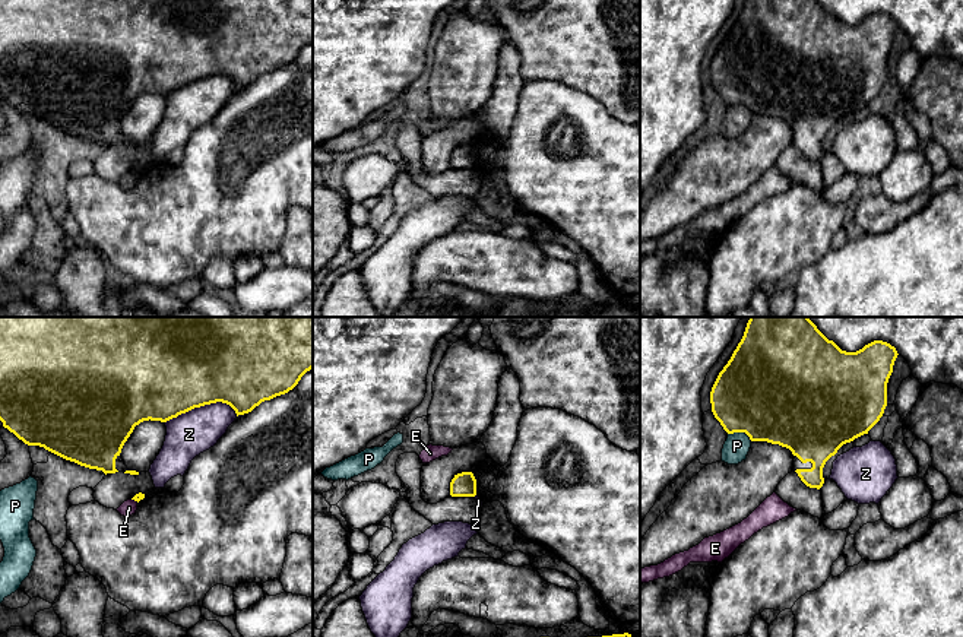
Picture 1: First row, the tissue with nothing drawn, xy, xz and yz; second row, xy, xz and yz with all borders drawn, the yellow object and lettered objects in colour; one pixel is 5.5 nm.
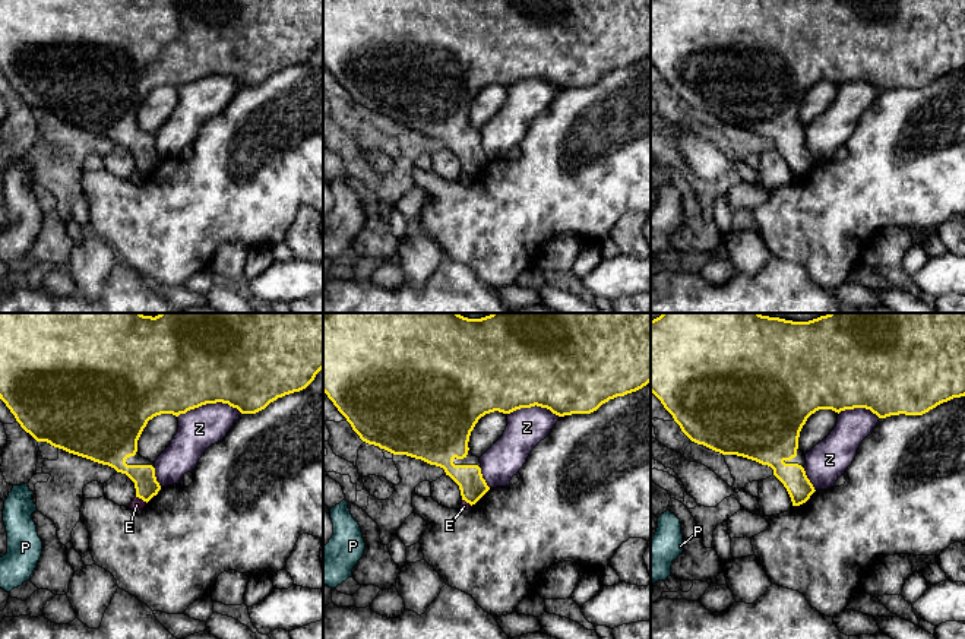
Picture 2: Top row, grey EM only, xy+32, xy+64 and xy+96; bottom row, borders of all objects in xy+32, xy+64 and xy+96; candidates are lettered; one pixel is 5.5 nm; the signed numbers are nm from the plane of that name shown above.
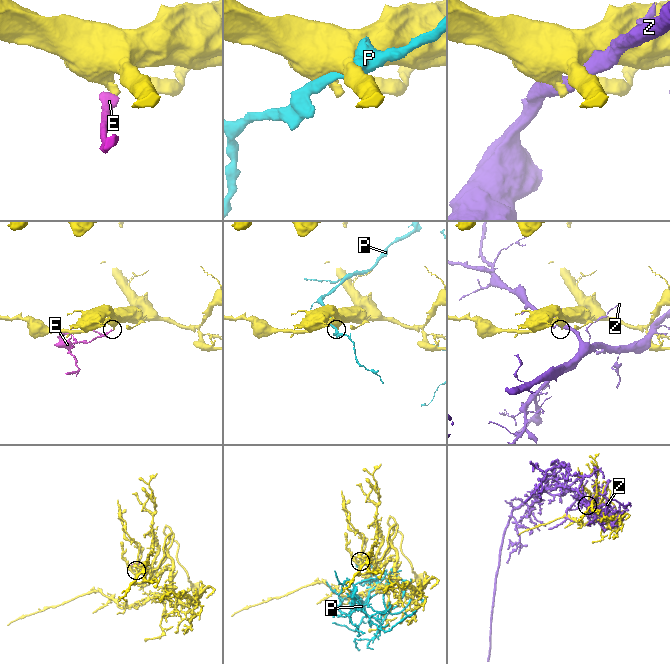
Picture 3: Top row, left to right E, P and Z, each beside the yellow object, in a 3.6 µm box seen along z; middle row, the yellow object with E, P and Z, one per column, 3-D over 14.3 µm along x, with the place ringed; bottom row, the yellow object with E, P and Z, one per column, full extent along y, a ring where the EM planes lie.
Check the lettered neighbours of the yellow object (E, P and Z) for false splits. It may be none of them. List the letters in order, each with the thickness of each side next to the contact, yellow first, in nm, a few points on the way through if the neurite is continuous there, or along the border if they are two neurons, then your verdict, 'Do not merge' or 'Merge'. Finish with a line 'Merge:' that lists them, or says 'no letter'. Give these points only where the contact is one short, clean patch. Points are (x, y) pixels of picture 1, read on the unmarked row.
E: Thickness 50 nm (yellow) against 90 nm. Boundary: xy (132, 171), (138, 174). Do not merge
P: Thickness 480 nm (yellow) against 140 nm. Do not merge
Z: Thickness 480 nm (yellow) against 240 nm. Do not merge
Merge: no letter

